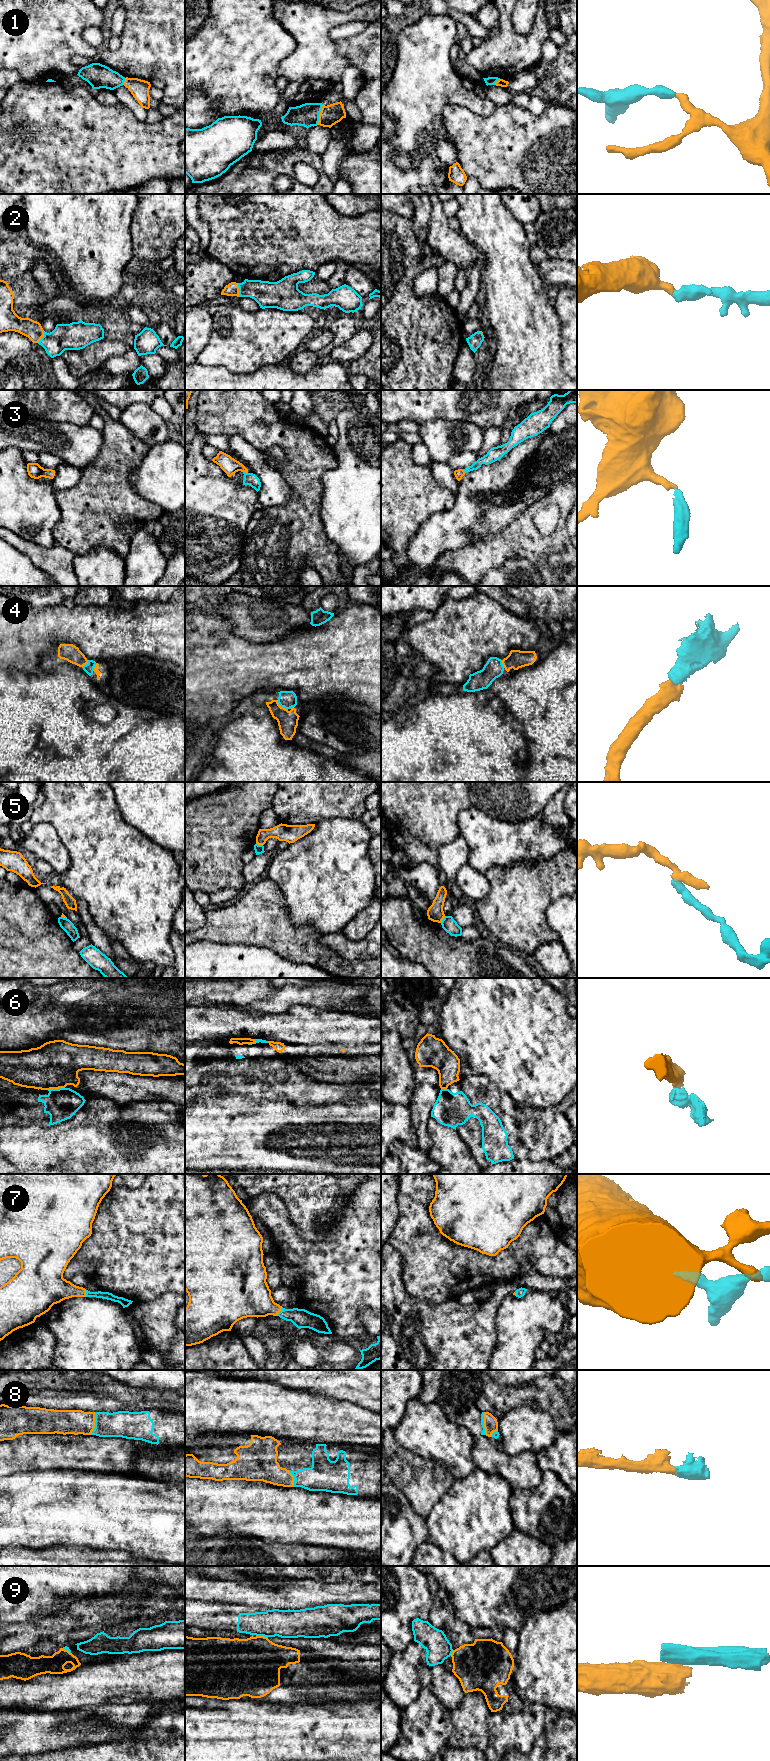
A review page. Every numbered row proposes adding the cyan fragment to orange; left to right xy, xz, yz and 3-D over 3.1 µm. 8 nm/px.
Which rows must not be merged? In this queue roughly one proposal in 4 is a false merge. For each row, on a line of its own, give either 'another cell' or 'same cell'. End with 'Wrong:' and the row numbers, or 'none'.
1: another cell
2: same cell
3: same cell
4: same cell
5: another cell
6: another cell
7: same cell
8: same cell
9: another cell
Wrong: 1, 5, 6, 9

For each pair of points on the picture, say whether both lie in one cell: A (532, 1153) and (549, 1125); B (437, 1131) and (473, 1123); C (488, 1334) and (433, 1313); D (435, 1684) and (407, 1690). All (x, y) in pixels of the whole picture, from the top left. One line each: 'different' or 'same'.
A: same
B: different
C: same
D: different

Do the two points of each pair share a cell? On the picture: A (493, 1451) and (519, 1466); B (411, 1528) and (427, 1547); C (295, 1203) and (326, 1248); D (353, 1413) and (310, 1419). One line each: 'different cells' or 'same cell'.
A: same cell
B: different cells
C: different cells
D: same cell

